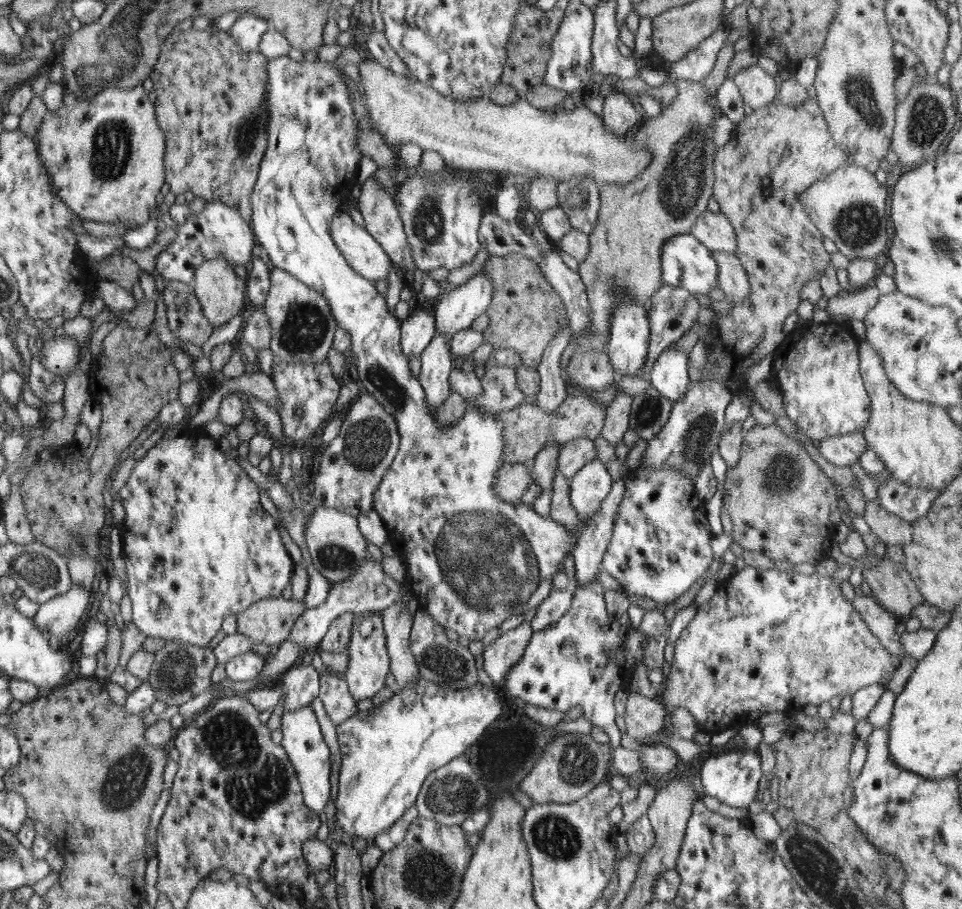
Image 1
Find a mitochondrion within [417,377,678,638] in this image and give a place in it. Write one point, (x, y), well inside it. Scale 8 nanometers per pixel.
(486, 560)

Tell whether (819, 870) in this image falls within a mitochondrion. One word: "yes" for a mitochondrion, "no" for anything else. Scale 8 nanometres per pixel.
yes

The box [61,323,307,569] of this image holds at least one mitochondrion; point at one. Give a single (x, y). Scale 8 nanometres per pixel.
(79, 537)

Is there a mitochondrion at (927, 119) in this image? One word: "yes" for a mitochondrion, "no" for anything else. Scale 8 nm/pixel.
yes

